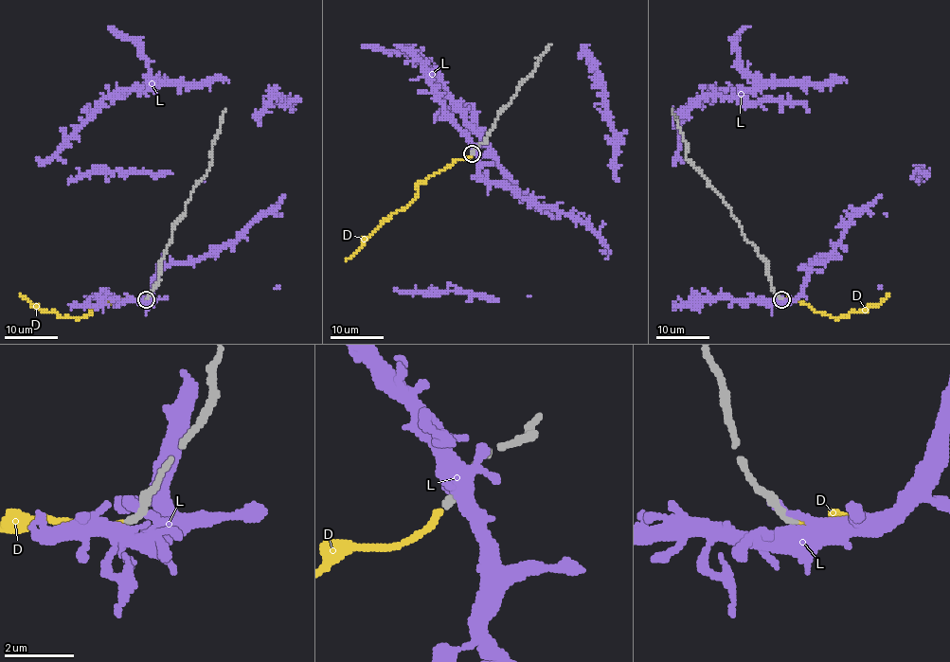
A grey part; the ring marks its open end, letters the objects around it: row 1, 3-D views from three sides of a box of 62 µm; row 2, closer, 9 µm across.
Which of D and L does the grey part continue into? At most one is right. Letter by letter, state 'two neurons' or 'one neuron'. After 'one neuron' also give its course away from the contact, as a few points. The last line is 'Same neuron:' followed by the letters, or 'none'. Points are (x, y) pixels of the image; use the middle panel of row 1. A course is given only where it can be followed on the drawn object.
D: two neurons
L: two neurons
Same neuron: none

